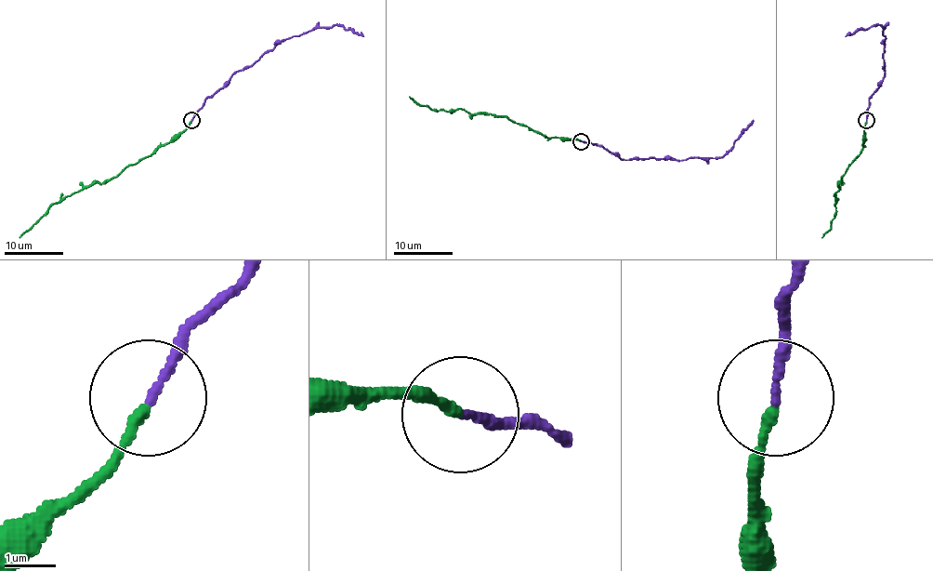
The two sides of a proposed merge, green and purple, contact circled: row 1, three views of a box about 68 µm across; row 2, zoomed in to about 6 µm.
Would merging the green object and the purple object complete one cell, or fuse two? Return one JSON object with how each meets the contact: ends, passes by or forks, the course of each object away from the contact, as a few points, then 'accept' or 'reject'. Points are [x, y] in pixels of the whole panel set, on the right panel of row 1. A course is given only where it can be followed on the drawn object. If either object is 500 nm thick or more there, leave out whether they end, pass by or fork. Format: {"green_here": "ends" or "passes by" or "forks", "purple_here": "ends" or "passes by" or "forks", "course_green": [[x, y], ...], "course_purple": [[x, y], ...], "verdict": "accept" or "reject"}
{"green_here": "ends", "purple_here": "ends", "course_green": [[866, 121], [863, 149], [848, 165], [834, 194], [835, 217], [831, 228], [821, 237]], "course_purple": [[866, 121], [869, 99], [886, 73], [884, 28], [879, 24], [857, 29], [846, 36]], "verdict": "reject"}

